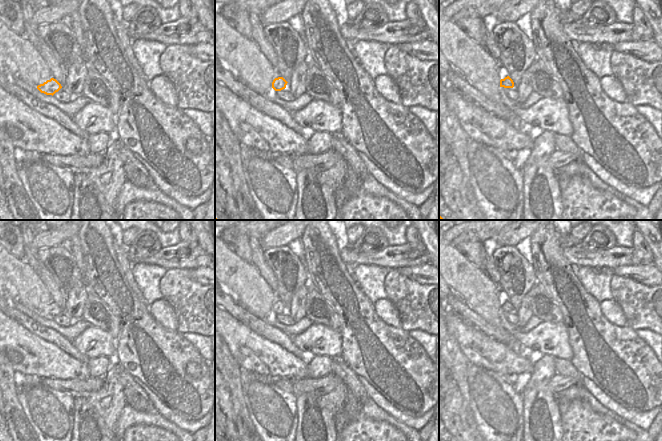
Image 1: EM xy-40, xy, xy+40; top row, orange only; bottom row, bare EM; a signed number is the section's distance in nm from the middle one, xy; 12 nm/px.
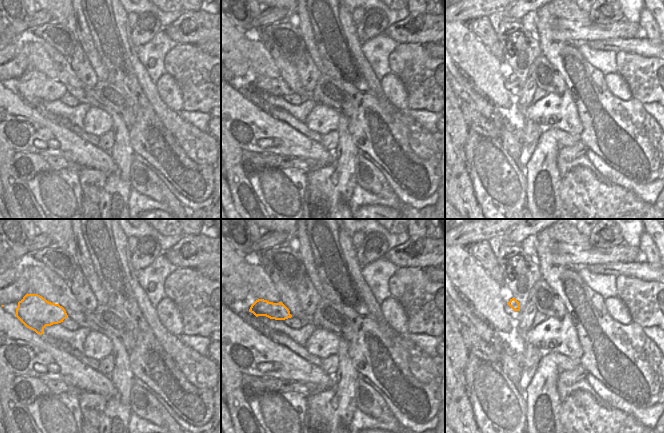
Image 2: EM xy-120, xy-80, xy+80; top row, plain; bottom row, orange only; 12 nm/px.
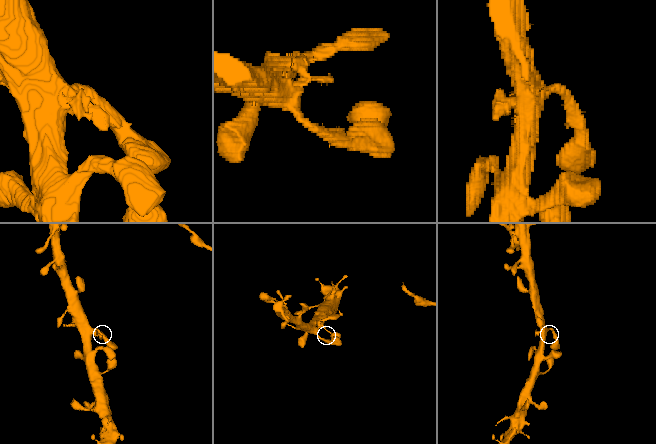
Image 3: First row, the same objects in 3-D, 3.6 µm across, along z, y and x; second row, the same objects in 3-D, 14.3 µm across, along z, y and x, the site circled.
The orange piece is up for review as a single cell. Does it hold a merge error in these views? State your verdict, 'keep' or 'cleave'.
keep

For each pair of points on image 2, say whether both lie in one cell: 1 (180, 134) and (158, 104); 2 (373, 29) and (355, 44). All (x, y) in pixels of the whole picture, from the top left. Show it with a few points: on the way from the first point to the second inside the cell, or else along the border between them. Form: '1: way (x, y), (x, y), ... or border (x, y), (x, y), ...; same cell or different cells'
1: way (178, 127), (162, 111); same cell
2: border (356, 26), (356, 32), (361, 44); different cells

